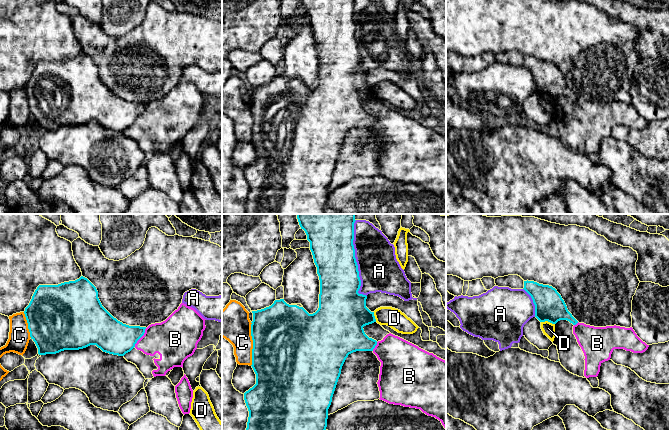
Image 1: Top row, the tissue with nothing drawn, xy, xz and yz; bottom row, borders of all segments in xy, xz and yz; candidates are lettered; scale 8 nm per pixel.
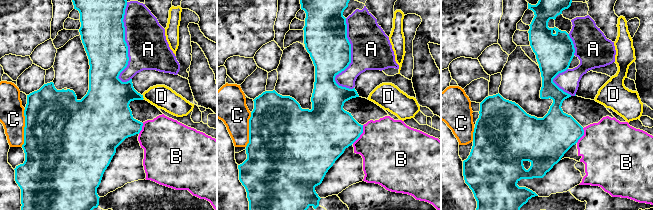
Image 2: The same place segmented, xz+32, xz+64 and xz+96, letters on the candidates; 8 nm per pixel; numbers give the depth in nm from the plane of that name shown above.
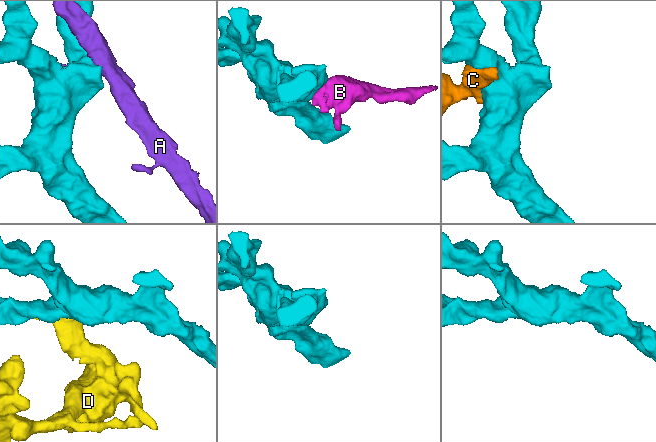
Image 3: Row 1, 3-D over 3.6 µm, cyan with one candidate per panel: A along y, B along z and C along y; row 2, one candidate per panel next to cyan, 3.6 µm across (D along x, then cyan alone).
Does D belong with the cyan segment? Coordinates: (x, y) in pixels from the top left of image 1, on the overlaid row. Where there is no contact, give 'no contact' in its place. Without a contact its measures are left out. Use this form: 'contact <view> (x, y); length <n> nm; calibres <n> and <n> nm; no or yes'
contact yz (548, 321); length 110 nm; calibres 240 and 100 nm; no

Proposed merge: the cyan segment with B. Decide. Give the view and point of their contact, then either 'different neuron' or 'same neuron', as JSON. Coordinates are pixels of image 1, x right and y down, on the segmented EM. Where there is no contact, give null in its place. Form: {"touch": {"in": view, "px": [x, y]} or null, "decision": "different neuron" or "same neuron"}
{"touch": {"in": "xy", "px": [141, 336]}, "decision": "different neuron"}

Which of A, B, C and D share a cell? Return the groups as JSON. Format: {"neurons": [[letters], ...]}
{"neurons": [["A"], ["B"], ["C"], ["D"]]}

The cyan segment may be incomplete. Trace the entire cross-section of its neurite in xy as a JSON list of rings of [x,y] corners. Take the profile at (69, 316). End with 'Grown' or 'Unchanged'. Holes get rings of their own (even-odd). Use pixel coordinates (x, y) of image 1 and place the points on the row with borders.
[[[83,276],[58,285],[39,285],[24,314],[30,337],[35,342],[39,355],[96,345],[103,352],[124,356],[135,347],[146,329],[123,324],[114,318],[102,306],[96,287]]]. Unchanged

